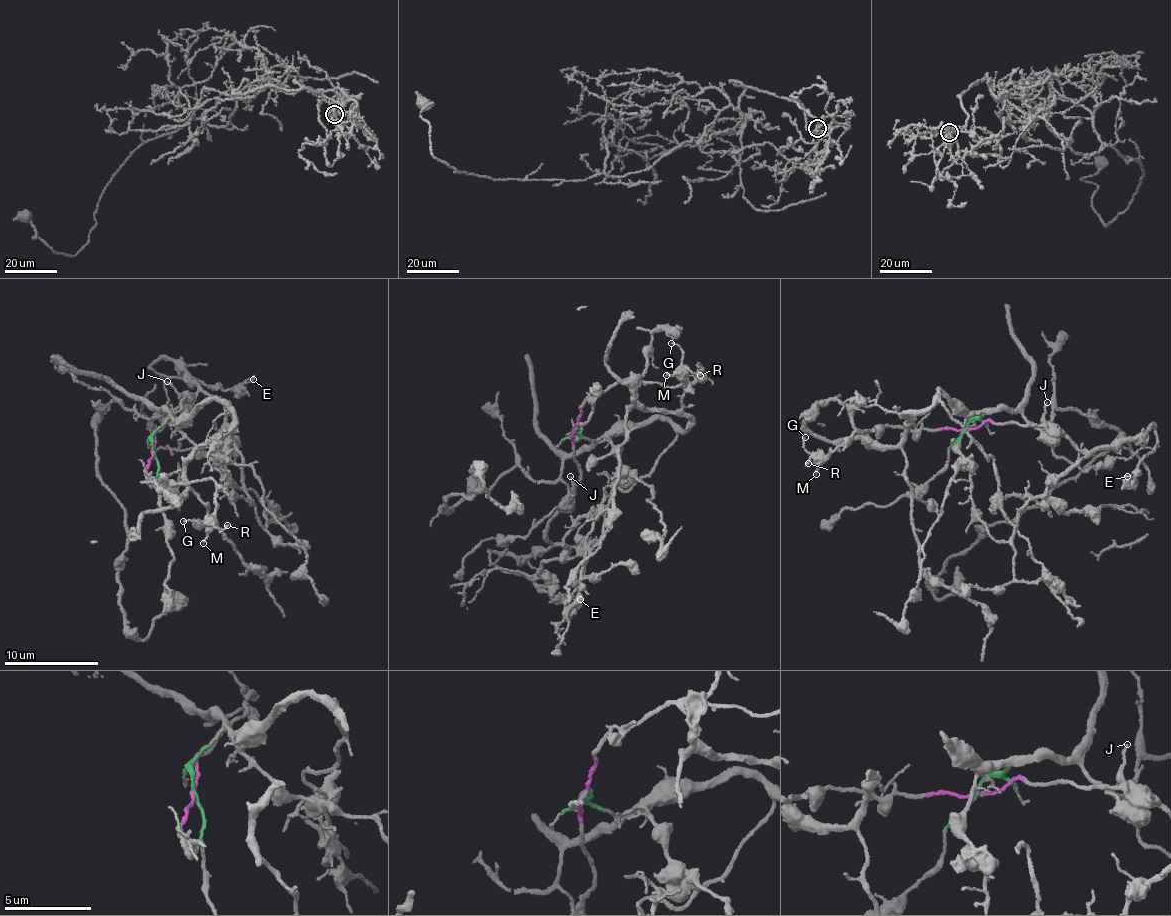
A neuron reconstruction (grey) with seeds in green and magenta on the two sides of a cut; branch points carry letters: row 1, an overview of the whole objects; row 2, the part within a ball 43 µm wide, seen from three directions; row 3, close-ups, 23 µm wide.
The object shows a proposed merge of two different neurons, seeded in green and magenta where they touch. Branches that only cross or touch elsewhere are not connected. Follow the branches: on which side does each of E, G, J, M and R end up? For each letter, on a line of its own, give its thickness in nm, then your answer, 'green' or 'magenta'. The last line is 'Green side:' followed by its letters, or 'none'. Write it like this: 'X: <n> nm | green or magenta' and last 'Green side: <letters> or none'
E: 180 nm | magenta
G: 120 nm | magenta
J: 150 nm | magenta
M: 150 nm | magenta
R: 160 nm | magenta
Green side: none

